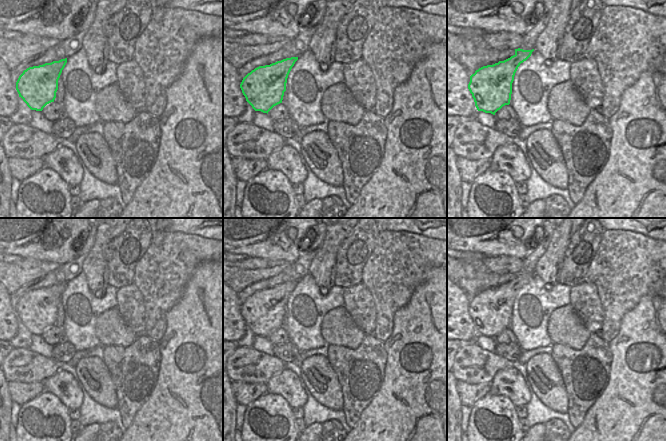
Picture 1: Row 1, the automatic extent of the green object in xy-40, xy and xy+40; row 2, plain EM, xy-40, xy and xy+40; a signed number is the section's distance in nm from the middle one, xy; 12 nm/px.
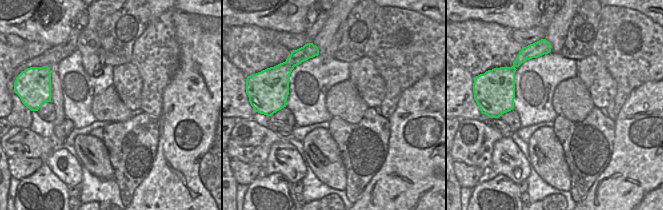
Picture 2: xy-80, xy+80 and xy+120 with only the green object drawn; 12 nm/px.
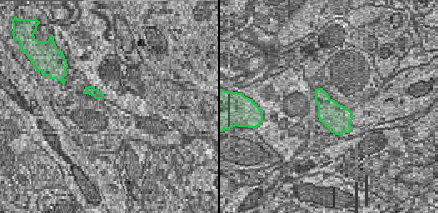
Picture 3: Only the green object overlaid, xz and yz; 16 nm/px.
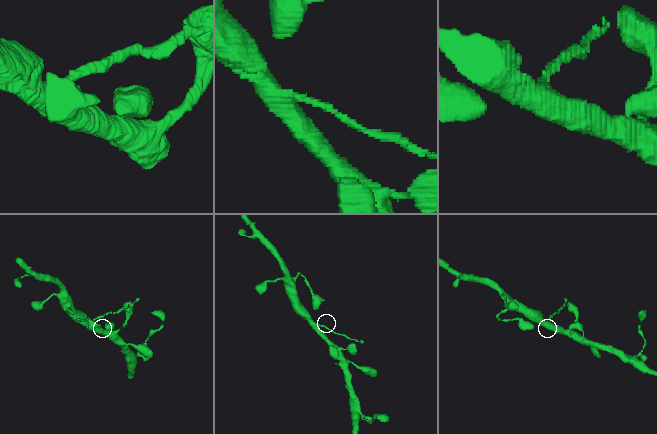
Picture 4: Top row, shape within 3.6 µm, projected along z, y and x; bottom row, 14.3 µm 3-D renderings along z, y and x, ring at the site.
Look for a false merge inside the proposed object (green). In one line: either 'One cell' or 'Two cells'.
Two cells

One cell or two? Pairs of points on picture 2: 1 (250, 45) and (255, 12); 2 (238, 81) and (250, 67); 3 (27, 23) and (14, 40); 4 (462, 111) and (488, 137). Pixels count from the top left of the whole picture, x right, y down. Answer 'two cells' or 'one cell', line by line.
1: two cells
2: two cells
3: two cells
4: two cells

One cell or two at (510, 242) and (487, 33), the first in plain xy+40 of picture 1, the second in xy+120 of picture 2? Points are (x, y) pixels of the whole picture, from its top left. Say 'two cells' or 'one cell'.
two cells

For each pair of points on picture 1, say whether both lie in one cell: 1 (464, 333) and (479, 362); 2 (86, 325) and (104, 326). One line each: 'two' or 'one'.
1: two
2: two

